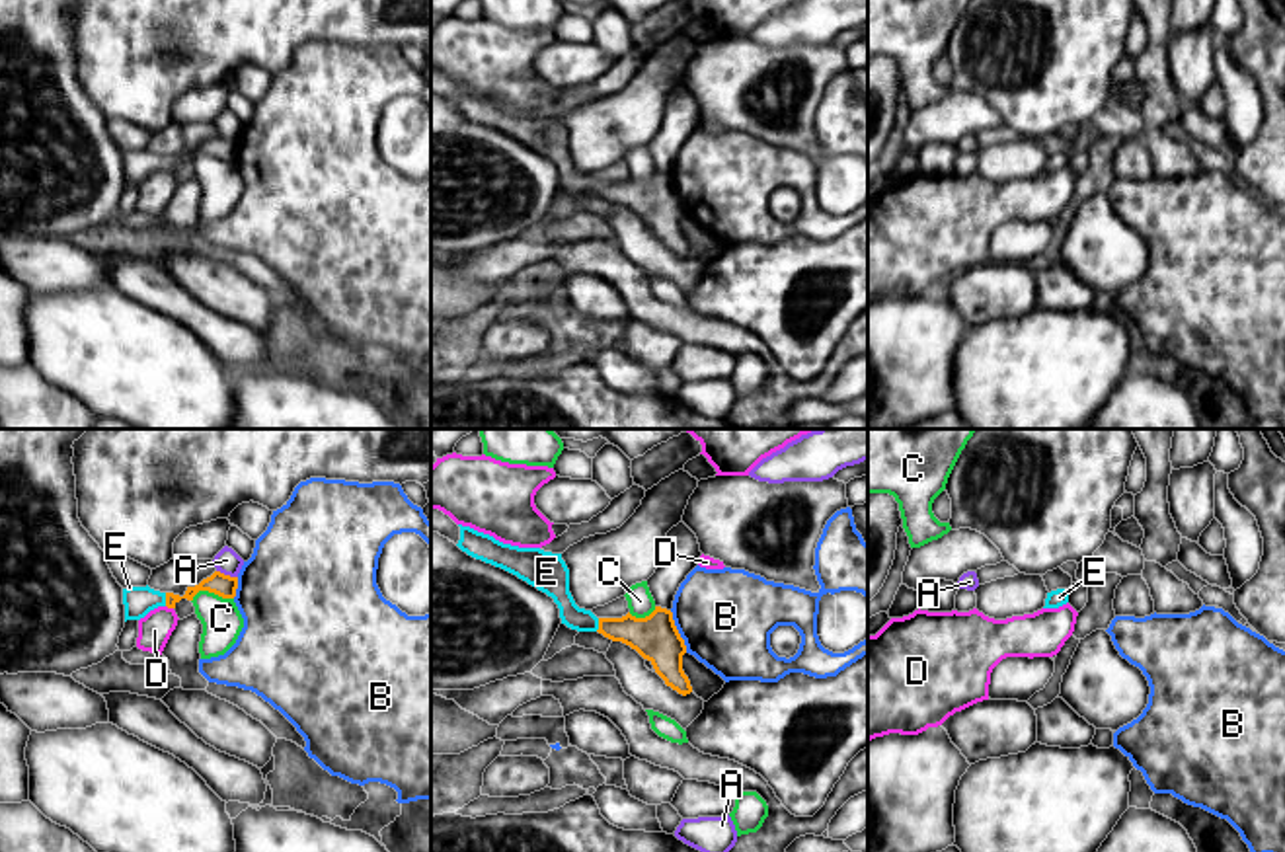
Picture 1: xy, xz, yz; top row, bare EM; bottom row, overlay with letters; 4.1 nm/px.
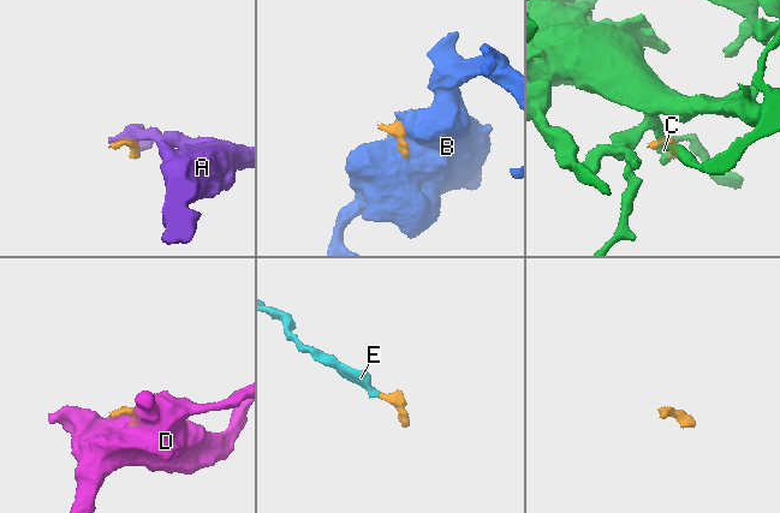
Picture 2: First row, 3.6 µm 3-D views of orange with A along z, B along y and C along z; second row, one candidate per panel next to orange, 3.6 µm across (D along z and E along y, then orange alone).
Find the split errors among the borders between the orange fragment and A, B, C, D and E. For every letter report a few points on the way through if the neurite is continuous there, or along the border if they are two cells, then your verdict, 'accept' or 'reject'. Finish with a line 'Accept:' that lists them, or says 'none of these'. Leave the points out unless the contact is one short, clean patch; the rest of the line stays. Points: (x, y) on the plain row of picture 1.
A: border xy (217, 133), (236, 141); reject
B: reject
C: reject
D: border xy (166, 168), (172, 172); reject
E: way xy (219, 147), (166, 162), (139, 164); accept
Accept: E

